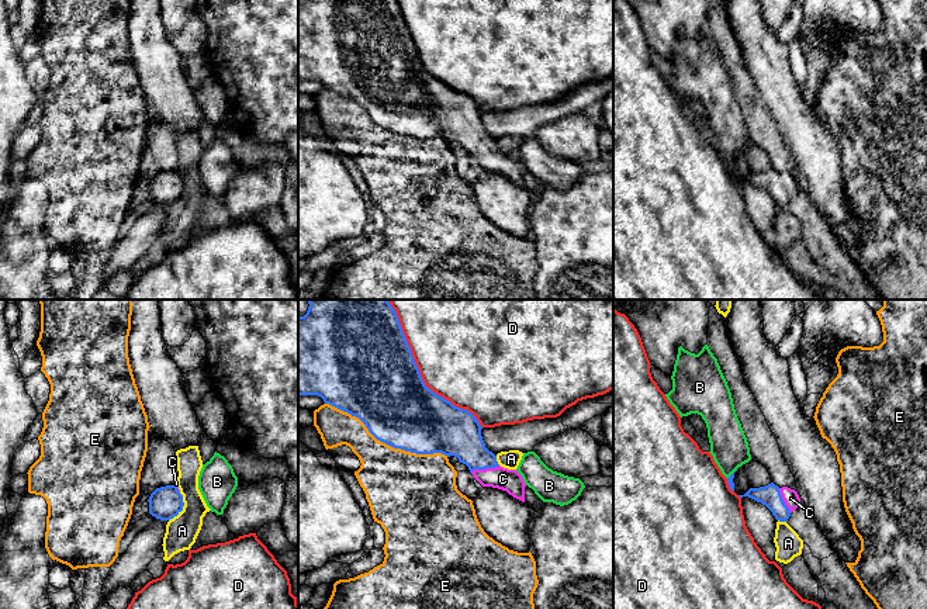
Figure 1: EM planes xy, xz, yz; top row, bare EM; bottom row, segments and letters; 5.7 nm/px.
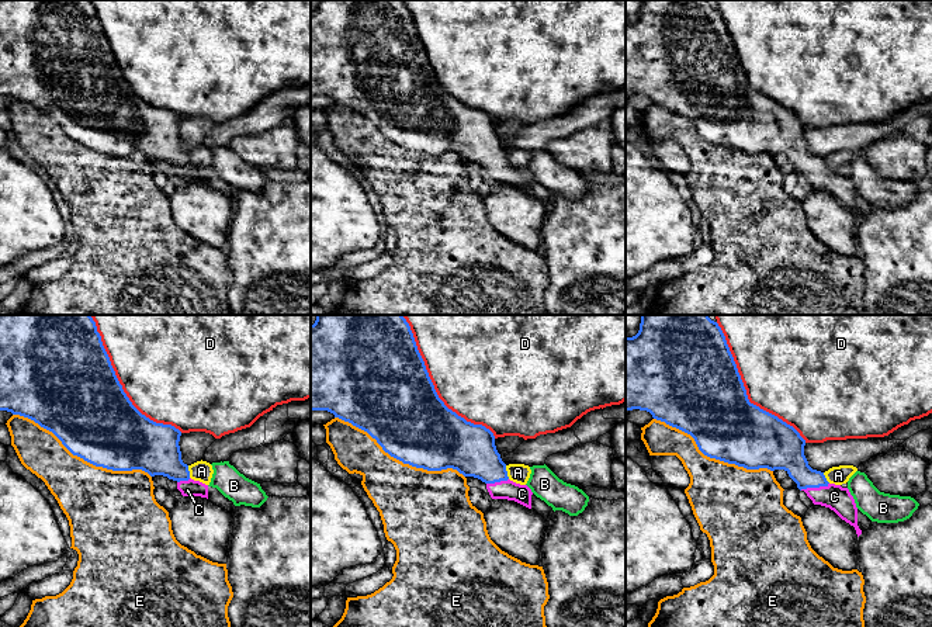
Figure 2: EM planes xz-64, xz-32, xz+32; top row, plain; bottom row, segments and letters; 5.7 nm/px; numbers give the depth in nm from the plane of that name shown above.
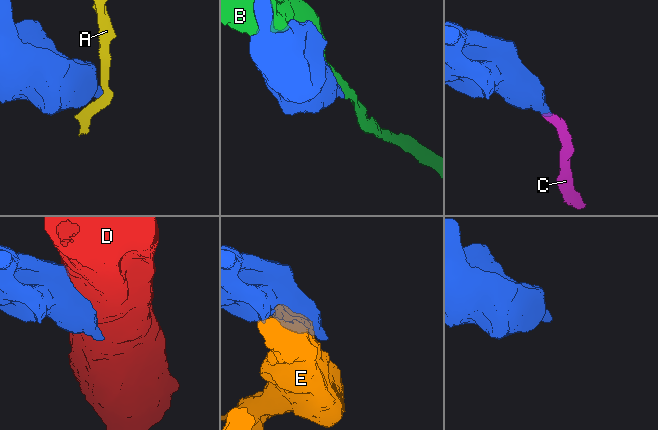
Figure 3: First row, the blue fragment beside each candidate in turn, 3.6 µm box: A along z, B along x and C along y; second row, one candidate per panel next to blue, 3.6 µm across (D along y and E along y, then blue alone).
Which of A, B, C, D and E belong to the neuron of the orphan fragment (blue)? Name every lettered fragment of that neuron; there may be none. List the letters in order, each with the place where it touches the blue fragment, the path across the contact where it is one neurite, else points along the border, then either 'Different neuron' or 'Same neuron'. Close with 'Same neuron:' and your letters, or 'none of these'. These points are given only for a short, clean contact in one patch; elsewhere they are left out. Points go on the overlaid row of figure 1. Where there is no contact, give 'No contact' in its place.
A: Touches blue at xy (182, 508). Boundary: xy (180, 492), (183, 508), (169, 521). Different neuron
B: Touches blue at yz (732, 474). Different neuron
C: Touches blue at xz (484, 469). Path across: xz (459, 433), (484, 469), (502, 478). Same neuron
D: Touches blue at xz (418, 372). Different neuron
E: Touches blue at xz (386, 443). Different neuron
Same neuron: C

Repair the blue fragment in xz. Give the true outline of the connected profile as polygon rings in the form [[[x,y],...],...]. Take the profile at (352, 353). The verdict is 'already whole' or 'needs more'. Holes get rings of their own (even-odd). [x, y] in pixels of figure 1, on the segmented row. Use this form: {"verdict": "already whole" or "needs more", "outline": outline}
{"verdict": "needs more", "outline": [[[308,300],[308,304],[307,314],[298,316],[298,395],[318,395],[359,418],[377,440],[394,449],[454,456],[482,487],[506,491],[525,502],[522,475],[498,464],[485,447],[477,418],[425,385],[387,300]]]}

